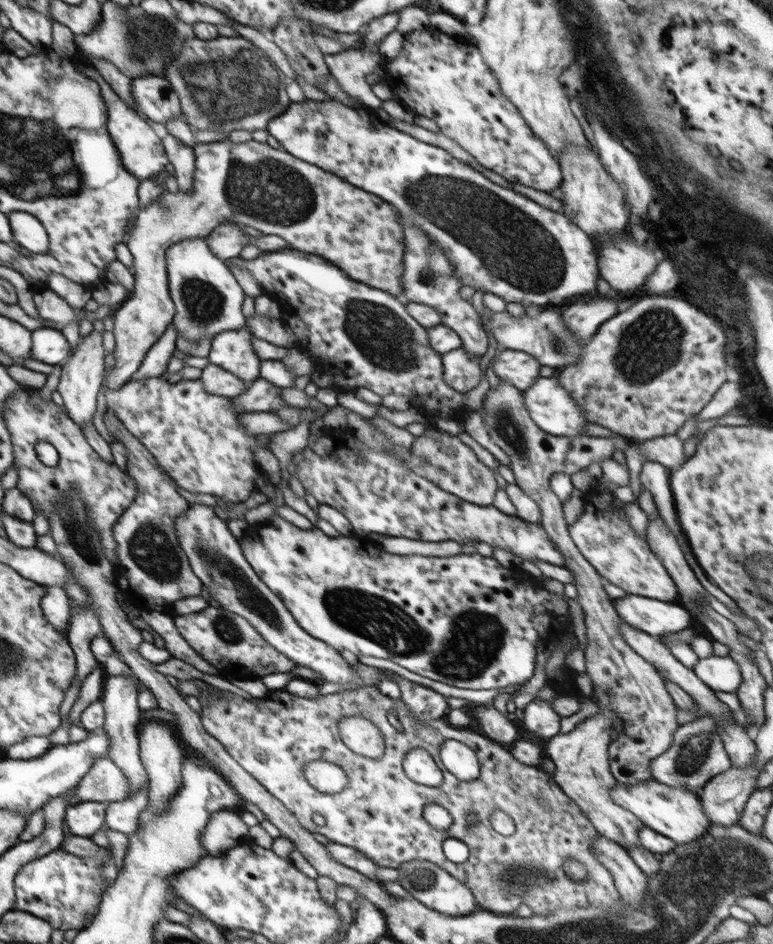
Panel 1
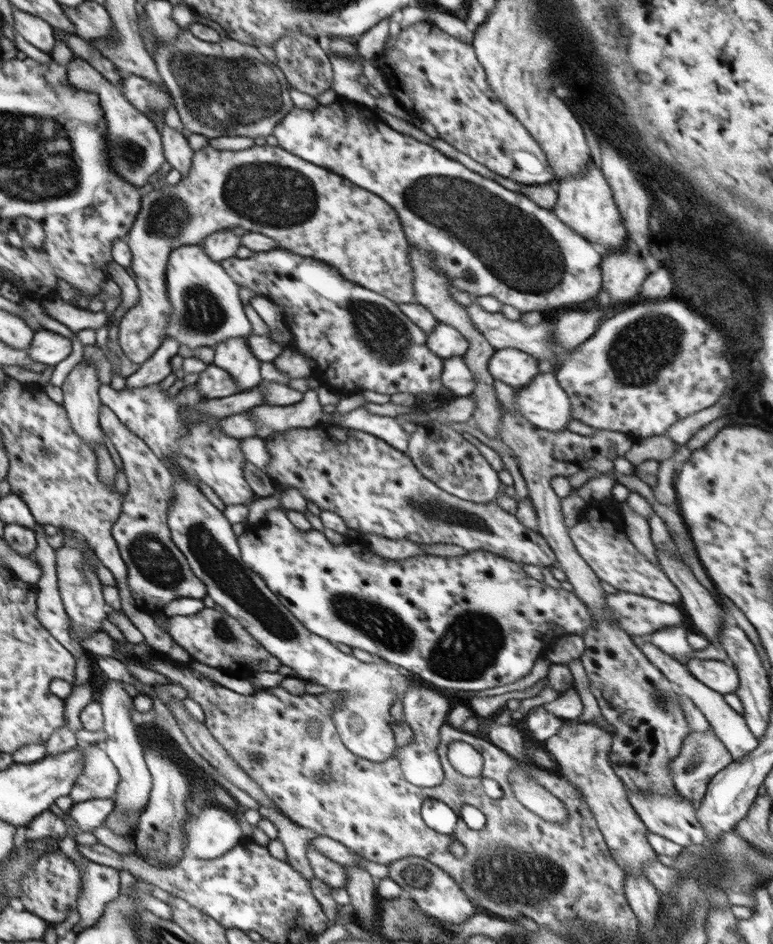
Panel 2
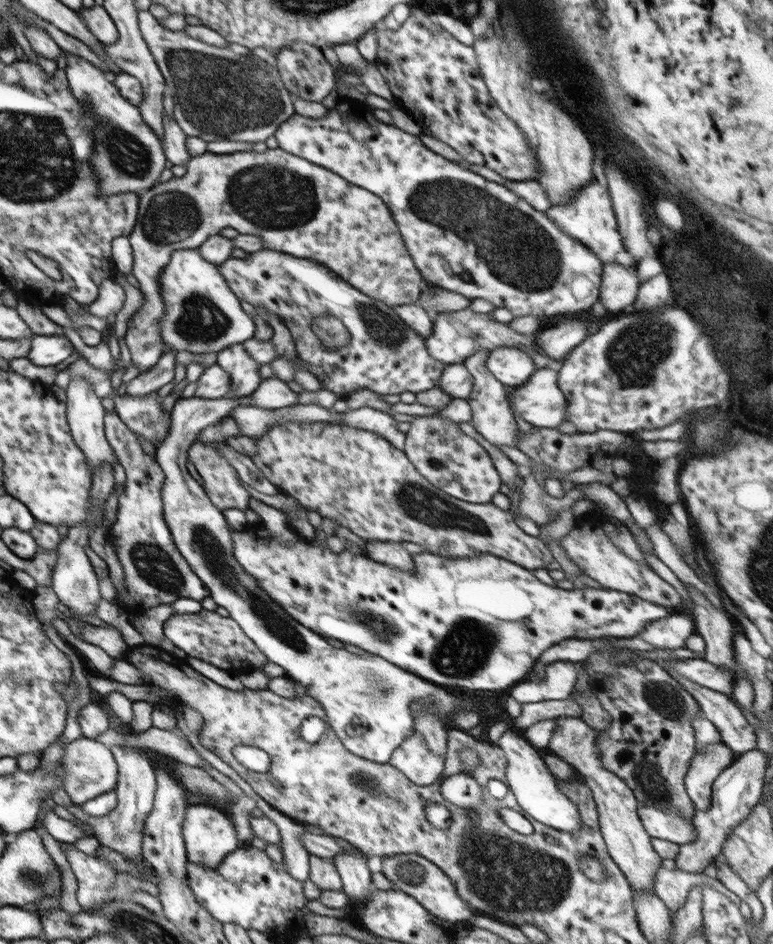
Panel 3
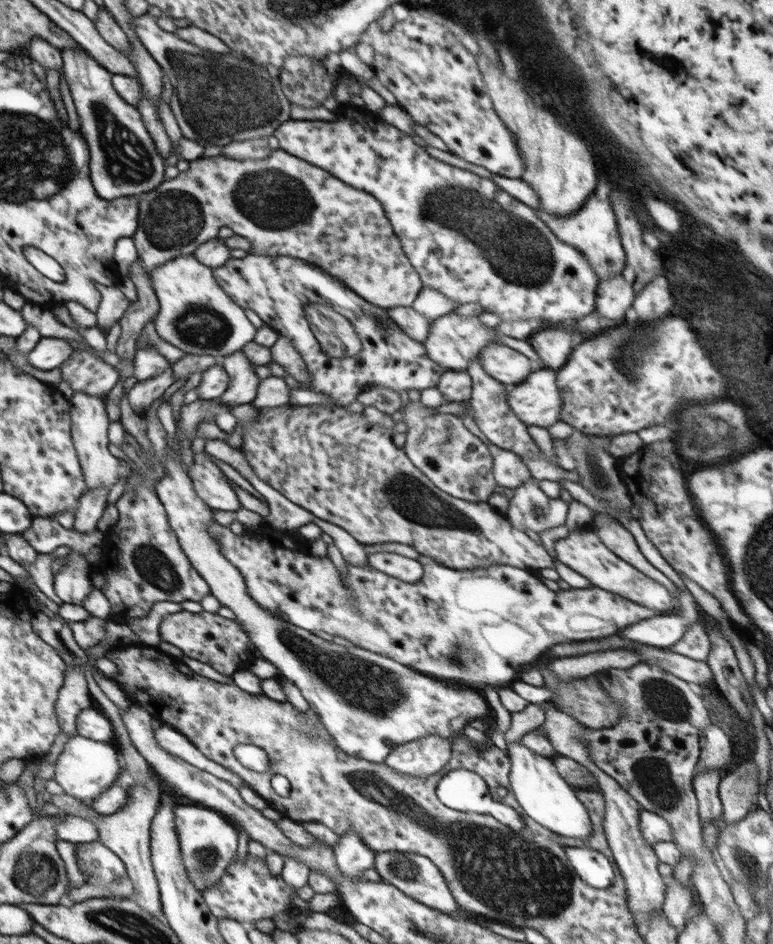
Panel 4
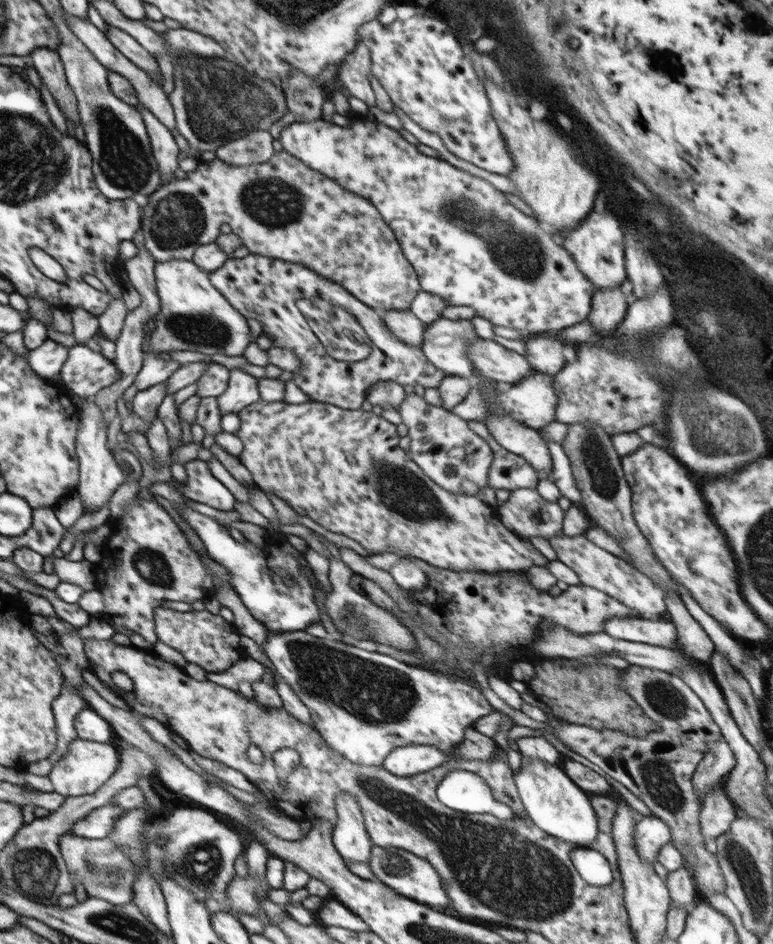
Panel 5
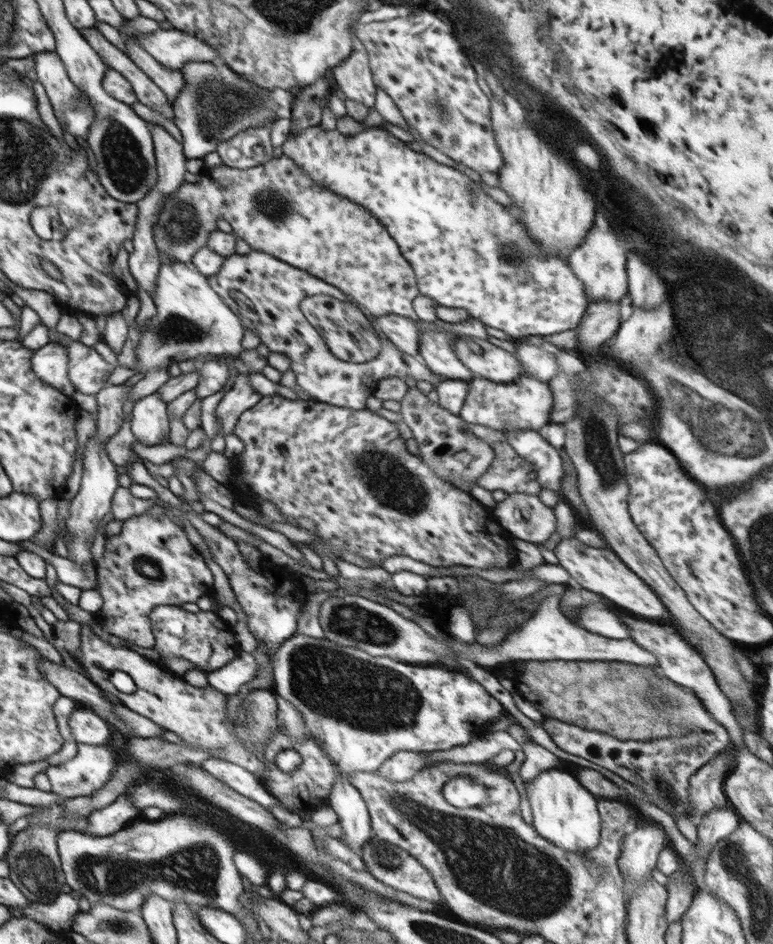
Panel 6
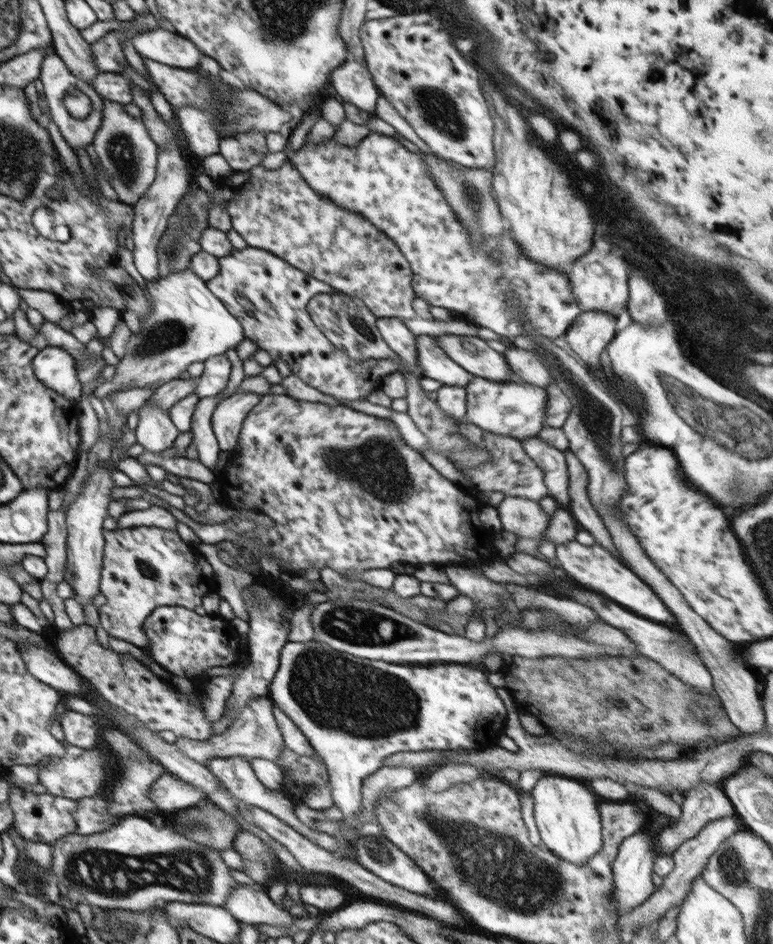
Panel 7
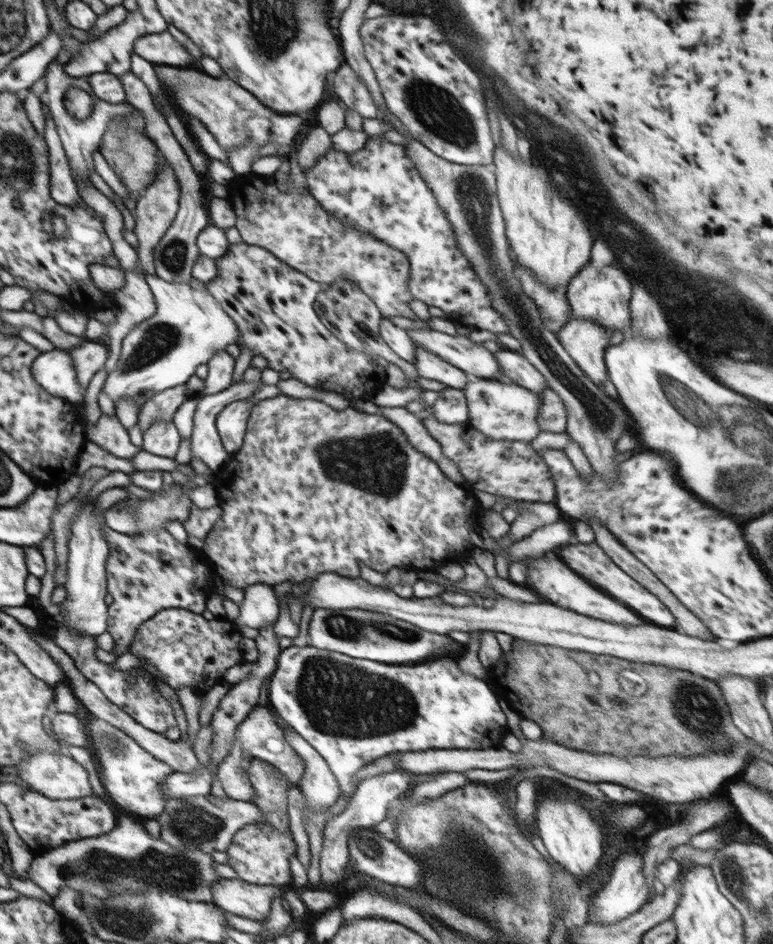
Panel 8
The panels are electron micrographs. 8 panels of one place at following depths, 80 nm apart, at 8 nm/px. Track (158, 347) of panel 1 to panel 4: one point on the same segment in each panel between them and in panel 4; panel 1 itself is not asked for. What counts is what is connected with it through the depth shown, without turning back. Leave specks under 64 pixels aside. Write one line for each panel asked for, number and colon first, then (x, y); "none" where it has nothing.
2: (154, 370)
3: (152, 380)
4: (141, 396)

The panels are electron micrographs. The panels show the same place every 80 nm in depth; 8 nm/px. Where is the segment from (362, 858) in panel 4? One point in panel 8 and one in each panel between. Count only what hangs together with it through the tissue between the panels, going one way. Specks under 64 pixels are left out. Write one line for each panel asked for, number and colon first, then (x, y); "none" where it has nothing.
5: (350, 838)
6: (359, 720)
7: (355, 712)
8: (353, 711)

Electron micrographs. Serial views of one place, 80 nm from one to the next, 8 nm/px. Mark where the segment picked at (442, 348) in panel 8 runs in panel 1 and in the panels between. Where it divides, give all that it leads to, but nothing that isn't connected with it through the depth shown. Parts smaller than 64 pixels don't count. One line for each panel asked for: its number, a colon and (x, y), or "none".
1: (520, 369)
2: (516, 368)
3: (512, 366)
4: (508, 366)
5: (493, 361)
6: (484, 359)
7: (472, 353)

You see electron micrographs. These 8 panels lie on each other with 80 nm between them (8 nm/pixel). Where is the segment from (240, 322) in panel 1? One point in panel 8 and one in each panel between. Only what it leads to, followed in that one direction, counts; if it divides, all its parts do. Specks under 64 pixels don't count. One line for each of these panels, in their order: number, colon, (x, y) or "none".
2: (206, 310)
3: (202, 314)
4: (195, 314)
5: (193, 315)
6: (192, 319)
7: (188, 324)
8: (189, 326)

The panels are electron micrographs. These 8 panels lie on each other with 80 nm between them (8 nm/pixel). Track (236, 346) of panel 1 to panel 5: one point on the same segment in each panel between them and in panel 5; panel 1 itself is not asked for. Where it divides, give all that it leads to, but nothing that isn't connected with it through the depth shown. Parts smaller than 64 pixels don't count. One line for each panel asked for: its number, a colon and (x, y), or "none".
2: (234, 355)
3: (243, 370)
4: (243, 384)
5: (242, 390)

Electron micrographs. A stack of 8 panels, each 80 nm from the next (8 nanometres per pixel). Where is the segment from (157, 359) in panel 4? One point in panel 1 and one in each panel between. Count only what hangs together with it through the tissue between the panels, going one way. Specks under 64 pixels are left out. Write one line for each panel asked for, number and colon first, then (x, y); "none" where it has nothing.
1: (253, 184)
2: (309, 211)
3: (296, 207)

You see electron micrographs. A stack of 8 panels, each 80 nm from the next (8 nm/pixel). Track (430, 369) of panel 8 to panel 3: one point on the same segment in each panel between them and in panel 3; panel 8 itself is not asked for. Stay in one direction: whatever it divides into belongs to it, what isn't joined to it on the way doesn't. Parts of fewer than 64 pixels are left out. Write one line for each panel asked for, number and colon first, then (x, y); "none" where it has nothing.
3: (455, 336)
4: (454, 341)
5: (445, 342)
6: (436, 348)
7: (434, 363)

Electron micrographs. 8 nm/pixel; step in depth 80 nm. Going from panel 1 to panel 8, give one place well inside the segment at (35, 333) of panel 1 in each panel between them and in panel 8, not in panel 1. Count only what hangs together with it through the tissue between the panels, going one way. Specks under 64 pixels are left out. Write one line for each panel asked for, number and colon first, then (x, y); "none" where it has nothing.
2: (47, 347)
3: (50, 350)
4: (49, 353)
5: (47, 360)
6: (50, 363)
7: (54, 367)
8: (54, 371)

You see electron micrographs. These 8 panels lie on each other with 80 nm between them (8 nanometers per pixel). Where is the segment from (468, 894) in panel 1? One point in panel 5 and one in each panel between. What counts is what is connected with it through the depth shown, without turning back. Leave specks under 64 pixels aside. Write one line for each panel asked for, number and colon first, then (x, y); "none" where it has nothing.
2: (435, 892)
3: (413, 874)
4: (418, 877)
5: (413, 877)

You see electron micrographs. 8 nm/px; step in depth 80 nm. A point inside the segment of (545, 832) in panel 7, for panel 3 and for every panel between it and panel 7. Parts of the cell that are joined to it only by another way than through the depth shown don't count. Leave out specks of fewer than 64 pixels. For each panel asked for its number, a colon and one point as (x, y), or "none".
3: (533, 785)
4: (544, 796)
5: (555, 804)
6: (564, 812)

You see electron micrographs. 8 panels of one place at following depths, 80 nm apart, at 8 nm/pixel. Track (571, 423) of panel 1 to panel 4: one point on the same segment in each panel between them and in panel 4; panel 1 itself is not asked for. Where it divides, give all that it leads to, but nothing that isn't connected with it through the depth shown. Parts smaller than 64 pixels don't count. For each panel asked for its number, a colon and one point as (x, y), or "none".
2: (542, 402)
3: (539, 402)
4: (536, 401)

